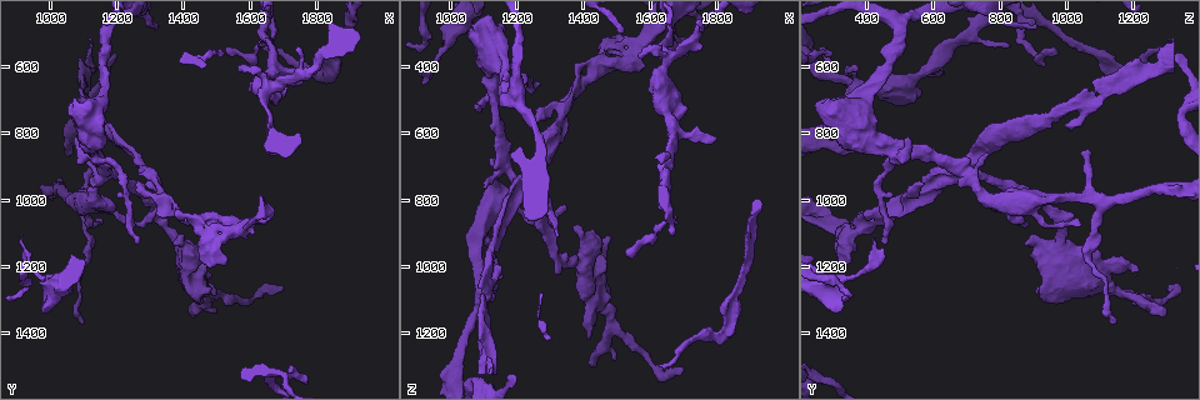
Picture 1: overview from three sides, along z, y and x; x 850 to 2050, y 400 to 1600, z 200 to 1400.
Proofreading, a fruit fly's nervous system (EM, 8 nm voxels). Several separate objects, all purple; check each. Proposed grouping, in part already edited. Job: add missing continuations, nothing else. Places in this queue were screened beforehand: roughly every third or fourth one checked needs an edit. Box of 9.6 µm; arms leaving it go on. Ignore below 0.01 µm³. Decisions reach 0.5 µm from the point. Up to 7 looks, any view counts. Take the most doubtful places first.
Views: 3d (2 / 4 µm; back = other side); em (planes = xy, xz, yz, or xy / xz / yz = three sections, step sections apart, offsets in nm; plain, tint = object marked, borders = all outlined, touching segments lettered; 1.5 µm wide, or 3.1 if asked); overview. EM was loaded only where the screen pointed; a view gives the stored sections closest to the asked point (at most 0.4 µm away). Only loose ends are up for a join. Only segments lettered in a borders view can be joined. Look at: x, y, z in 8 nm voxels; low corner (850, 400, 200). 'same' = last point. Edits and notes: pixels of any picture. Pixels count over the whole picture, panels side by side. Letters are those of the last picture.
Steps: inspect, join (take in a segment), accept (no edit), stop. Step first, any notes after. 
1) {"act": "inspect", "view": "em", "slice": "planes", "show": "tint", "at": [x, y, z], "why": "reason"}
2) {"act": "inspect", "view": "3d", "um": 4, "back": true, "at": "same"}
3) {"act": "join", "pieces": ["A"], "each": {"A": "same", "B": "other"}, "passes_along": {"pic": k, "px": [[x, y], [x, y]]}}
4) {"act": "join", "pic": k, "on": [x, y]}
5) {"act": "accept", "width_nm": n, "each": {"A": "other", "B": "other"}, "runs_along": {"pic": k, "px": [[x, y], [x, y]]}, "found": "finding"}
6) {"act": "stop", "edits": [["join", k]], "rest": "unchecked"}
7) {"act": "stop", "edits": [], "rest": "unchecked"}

{"act": "inspect", "view": "3d", "um": 2, "at": [1150, 770, 990]}

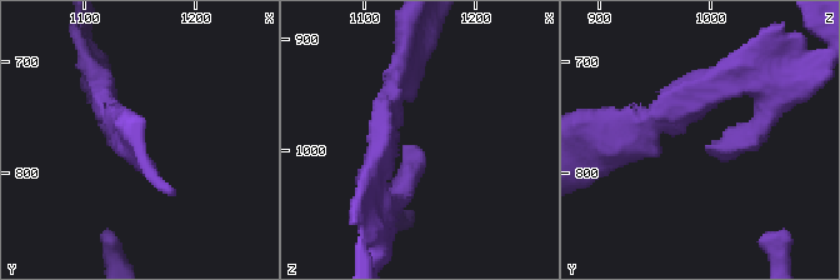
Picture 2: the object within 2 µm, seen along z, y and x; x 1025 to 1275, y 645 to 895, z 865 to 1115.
{"act": "inspect", "view": "em", "slice": "planes", "show": "tint", "at": [1144, 772, 994], "why": "need the tissue"}

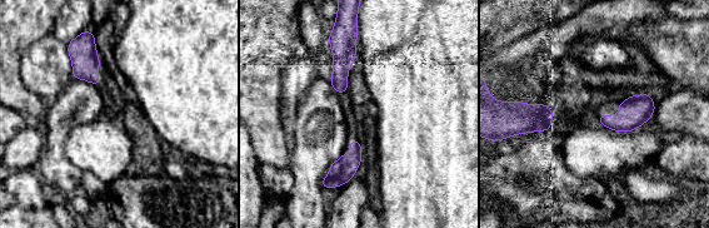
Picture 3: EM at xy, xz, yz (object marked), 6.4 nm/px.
{"act": "inspect", "view": "em", "slice": "planes", "show": "borders", "at": "same"}

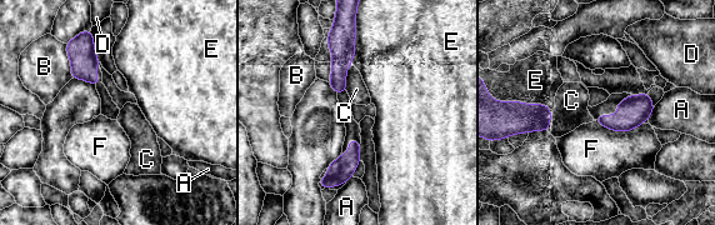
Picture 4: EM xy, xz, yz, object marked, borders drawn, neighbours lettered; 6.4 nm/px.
{"act": "accept", "width_nm": 140, "each": {"A": "other", "B": "other", "C": "other", "D": "other", "E": "other", "F": "other"}, "border": {"pic": 4, "px": [[350, 64], [346, 71], [345, 90]]}, "found": "no lettered segment goes on from it"}

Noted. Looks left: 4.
{"act": "inspect", "view": "em", "slice": "xy", "step": 4, "show": "borders", "at": [1630, 540, 1290], "why": "free end"}

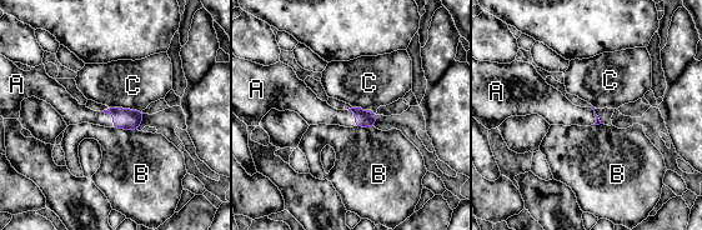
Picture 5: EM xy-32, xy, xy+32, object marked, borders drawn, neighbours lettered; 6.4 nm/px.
{"act": "join", "pieces": ["A"], "each": {"A": "same", "B": "other", "C": "other"}, "passes_along": {"pic": 5, "px": [[123, 119], [110, 113], [73, 113]]}, "found": "it goes on there"}

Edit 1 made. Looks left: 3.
{"act": "inspect", "view": "overview", "why": "see it whole again"}

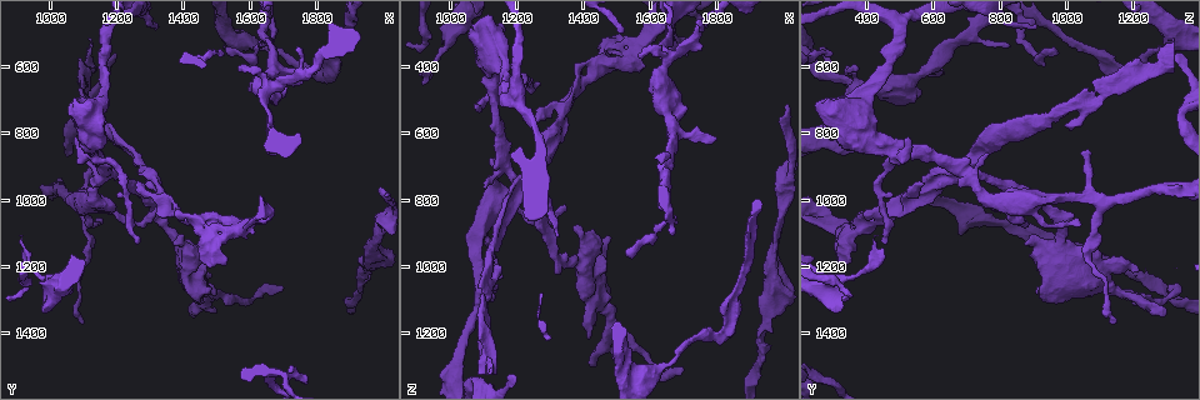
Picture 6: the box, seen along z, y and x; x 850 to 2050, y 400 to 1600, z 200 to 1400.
{"act": "inspect", "view": "em", "slice": "planes", "show": "tint", "at": [1530, 1200, 320], "why": "free end"}

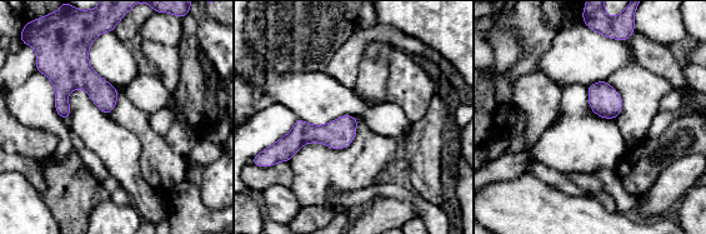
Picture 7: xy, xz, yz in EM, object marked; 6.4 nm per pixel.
{"act": "inspect", "view": "em", "slice": "planes", "show": "borders", "at": "same"}

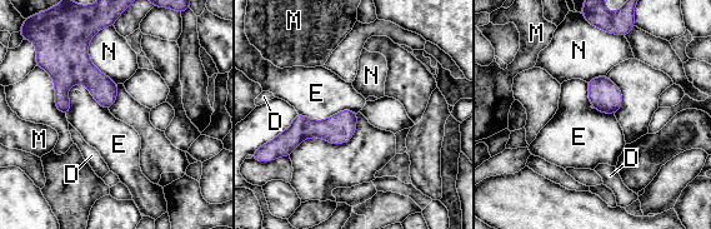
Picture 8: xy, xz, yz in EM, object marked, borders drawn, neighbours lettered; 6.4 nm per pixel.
{"act": "accept", "longest_contact_nm": ["N", 360], "each": {"D": "other", "E": "other", "M": "other", "N": "other"}, "border": {"pic": 8, "px": [[66, 90], [81, 83], [108, 110]]}, "found": "no lettered segment goes on from it"}

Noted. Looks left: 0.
{"act": "stop", "edits": [["join", 5]], "rest": "unchecked"}

